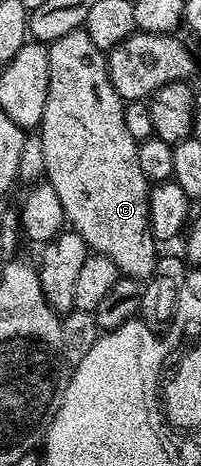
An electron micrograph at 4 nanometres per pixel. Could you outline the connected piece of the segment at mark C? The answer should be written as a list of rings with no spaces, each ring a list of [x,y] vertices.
[[[85,29],[60,36],[49,43],[48,49],[48,100],[44,104],[40,127],[46,165],[45,181],[54,189],[56,196],[60,196],[67,223],[86,241],[93,253],[111,258],[125,277],[150,278],[160,257],[159,251],[154,251],[156,243],[150,230],[151,183],[147,182],[144,172],[140,172],[138,143],[124,124],[126,107],[116,88],[112,88],[112,80],[106,71],[106,54],[92,44]]]

